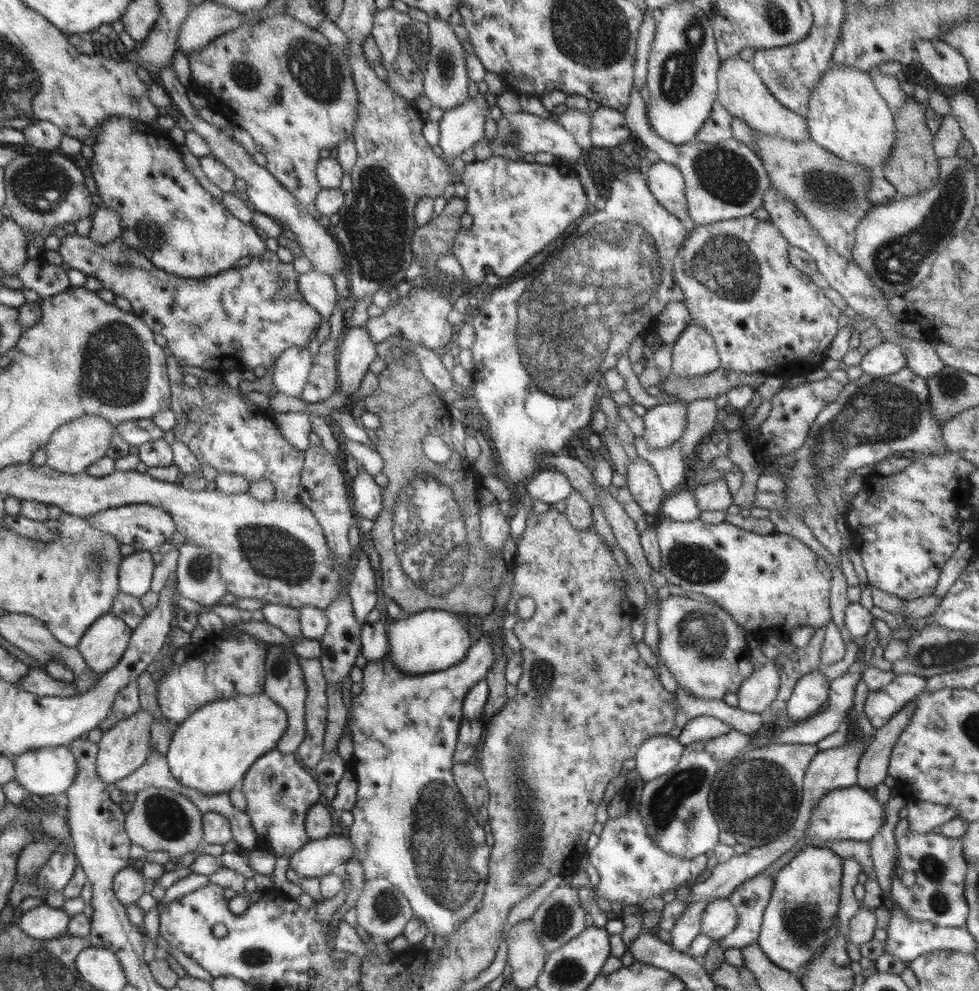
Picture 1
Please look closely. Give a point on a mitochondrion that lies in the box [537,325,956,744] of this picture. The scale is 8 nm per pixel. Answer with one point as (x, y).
(876, 413)

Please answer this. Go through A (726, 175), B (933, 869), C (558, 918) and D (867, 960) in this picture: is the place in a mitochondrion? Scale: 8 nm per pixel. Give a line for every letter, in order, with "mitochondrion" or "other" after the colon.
A: mitochondrion
B: mitochondrion
C: mitochondrion
D: other

